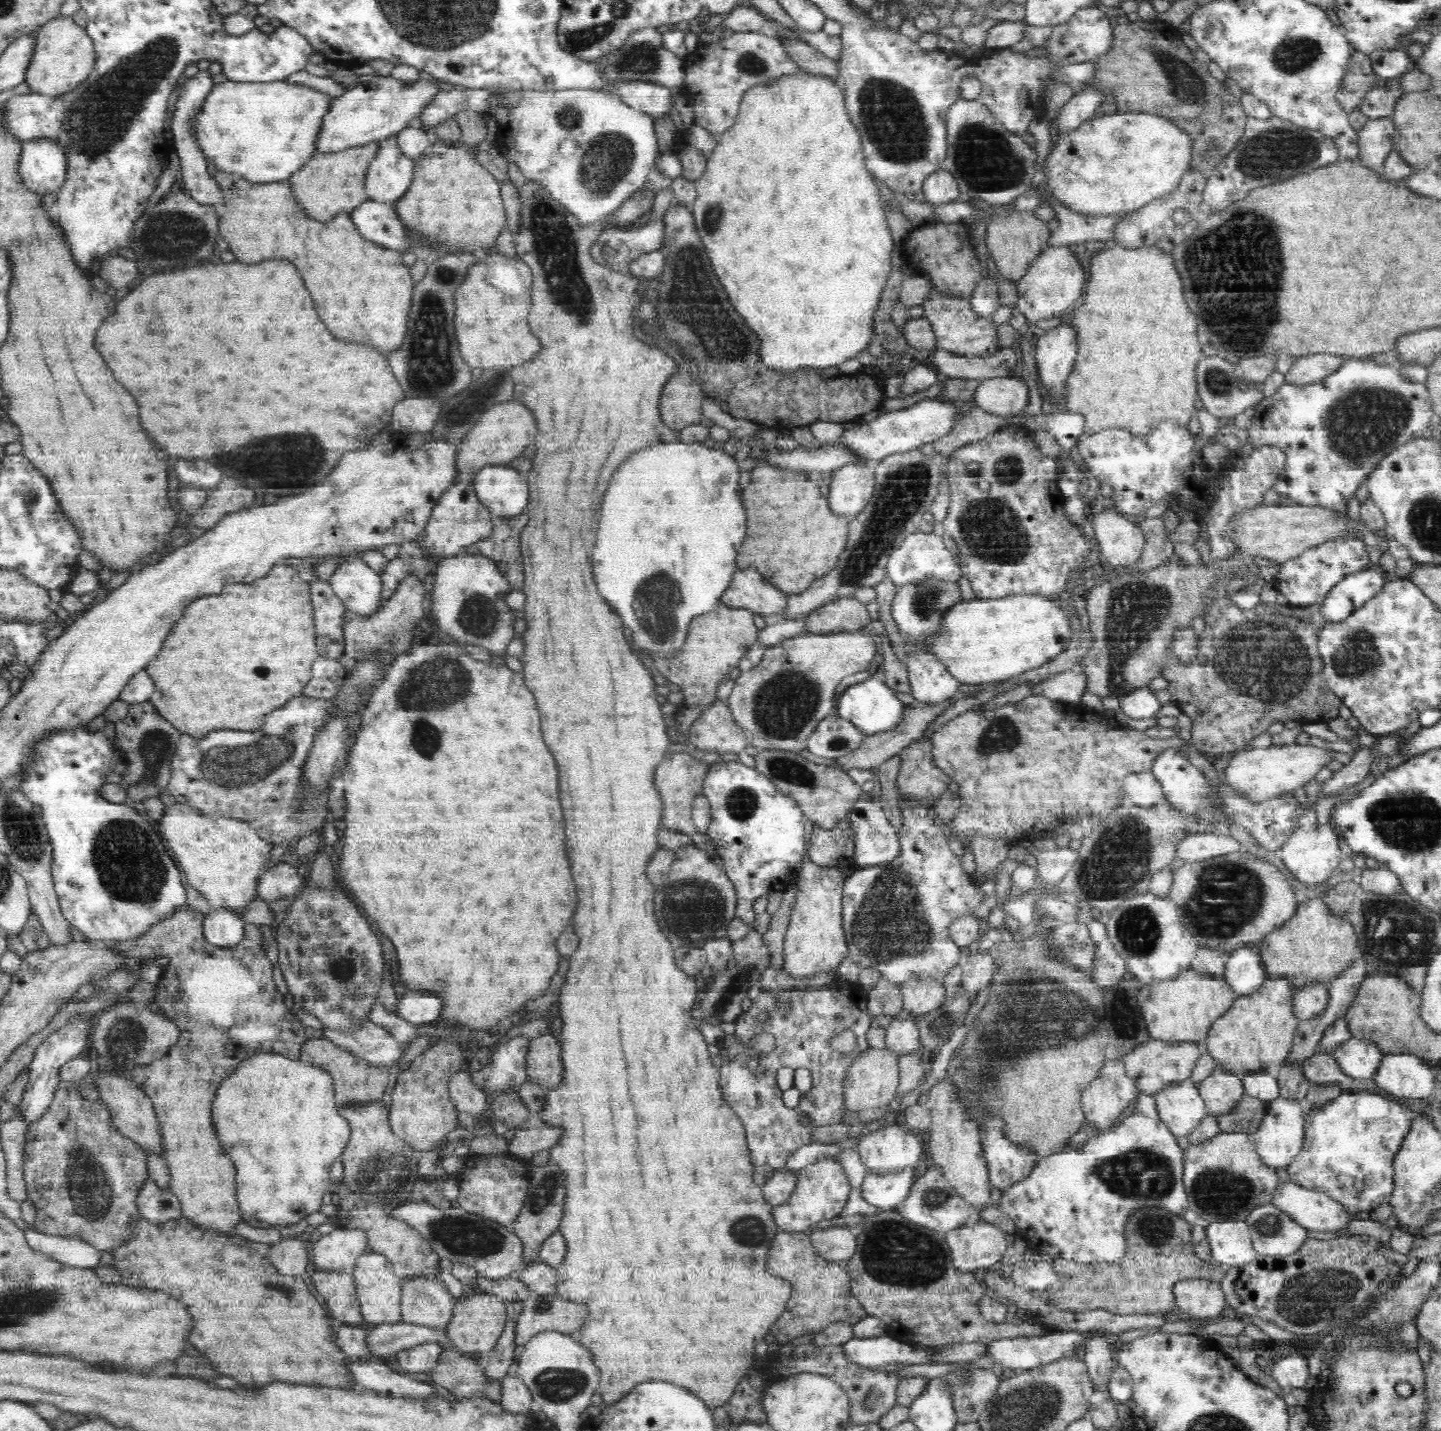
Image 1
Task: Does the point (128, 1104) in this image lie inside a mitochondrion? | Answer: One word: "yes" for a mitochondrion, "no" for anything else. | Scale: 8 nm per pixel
no

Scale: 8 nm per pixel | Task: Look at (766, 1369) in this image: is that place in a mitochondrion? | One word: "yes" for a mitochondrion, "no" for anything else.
no

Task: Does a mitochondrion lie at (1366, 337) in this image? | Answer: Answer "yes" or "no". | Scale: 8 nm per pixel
no

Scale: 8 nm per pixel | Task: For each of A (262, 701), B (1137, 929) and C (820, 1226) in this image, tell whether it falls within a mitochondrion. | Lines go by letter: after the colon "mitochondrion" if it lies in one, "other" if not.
A: other
B: mitochondrion
C: other

